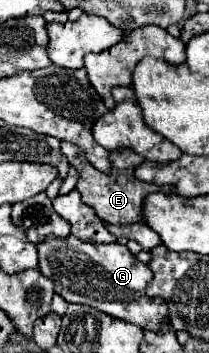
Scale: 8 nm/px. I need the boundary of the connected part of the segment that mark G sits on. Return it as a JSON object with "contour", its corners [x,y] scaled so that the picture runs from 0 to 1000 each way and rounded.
{"contour":[[[344,663],[325,674],[239,669],[182,691],[182,725],[191,771],[258,799],[268,833],[316,856],[421,861],[670,929],[737,929],[737,941],[756,941],[775,918],[813,918],[813,907],[794,907],[794,850],[718,850],[718,839],[699,839],[699,805],[718,782],[737,782],[718,754],[651,737],[593,691],[431,691]]]}

